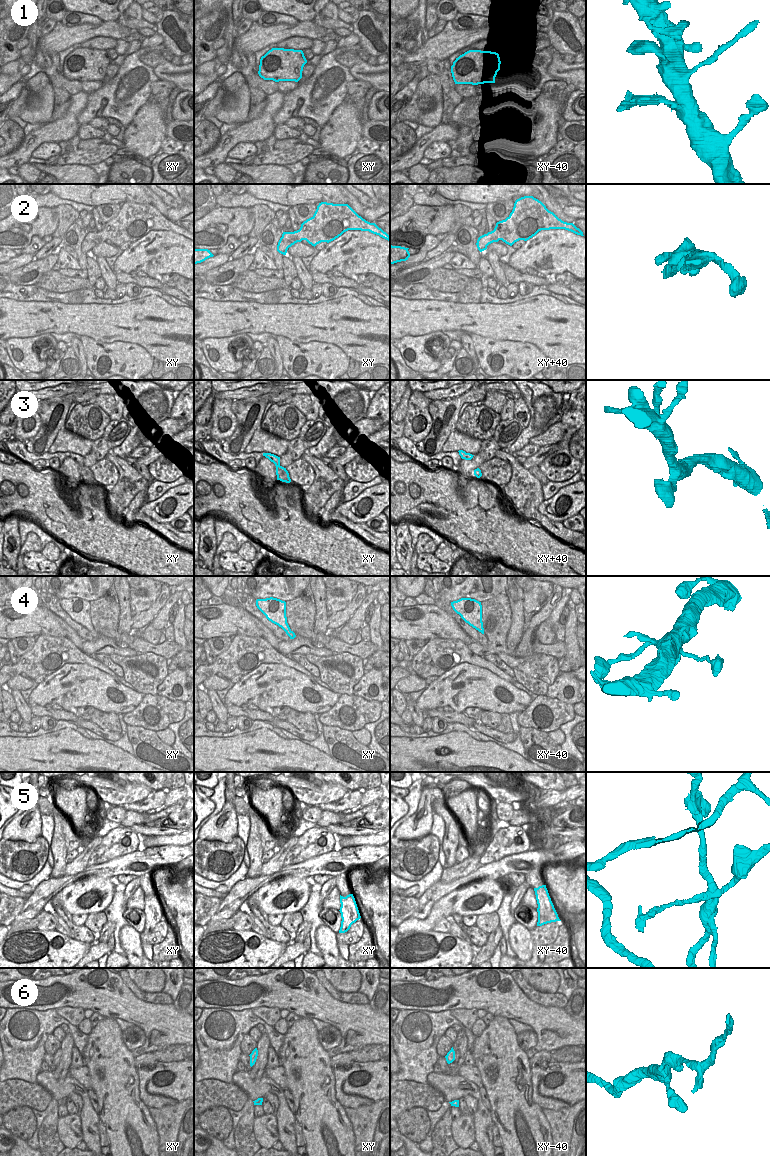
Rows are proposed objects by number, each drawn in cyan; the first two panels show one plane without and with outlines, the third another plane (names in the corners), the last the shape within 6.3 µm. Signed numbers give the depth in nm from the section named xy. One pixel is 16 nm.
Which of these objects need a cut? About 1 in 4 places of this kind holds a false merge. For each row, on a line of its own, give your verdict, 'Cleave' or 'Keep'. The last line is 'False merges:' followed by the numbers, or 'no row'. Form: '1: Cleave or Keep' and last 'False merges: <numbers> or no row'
1: Keep
2: Keep
3: Keep
4: Keep
5: Cleave
6: Keep
False merges: 5.

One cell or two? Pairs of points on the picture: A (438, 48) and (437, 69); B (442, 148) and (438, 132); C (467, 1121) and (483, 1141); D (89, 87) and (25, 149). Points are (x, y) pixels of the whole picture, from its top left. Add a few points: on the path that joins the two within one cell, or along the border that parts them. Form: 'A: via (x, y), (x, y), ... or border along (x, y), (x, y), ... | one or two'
A: border along (442, 61), (429, 59), (425, 64) | two
B: border along (446, 141), (433, 141), (426, 148), (423, 156) | two
C: border along (472, 1115), (475, 1140) | two
D: border along (82, 90), (88, 94) | two

